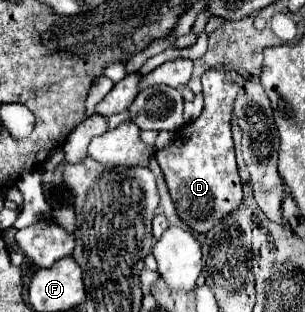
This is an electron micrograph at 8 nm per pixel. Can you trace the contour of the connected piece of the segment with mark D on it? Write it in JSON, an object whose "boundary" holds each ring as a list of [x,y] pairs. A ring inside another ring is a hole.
{"boundary":[[[213,69],[205,71],[201,83],[205,95],[205,107],[201,115],[183,125],[175,133],[169,147],[155,153],[179,217],[197,233],[209,231],[217,221],[237,211],[243,197],[231,137],[231,113],[239,87],[233,79],[229,79],[229,75]]]}

